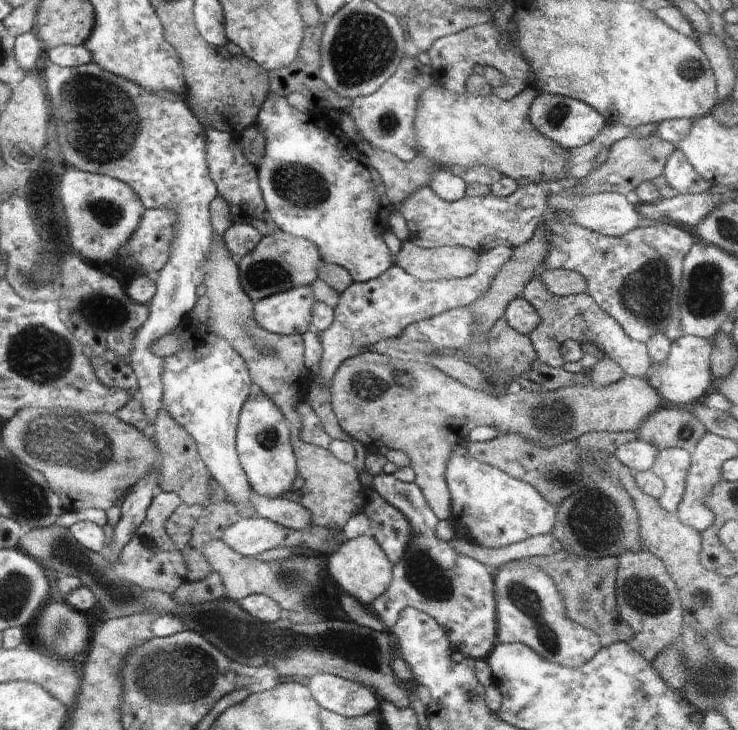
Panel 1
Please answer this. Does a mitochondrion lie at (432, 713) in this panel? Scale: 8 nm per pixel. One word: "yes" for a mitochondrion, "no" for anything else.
no

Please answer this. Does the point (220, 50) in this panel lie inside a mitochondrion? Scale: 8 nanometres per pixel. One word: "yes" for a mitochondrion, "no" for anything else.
no

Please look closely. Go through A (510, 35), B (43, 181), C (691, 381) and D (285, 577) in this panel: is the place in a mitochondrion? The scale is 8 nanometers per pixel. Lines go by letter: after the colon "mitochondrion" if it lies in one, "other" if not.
A: other
B: mitochondrion
C: other
D: mitochondrion

